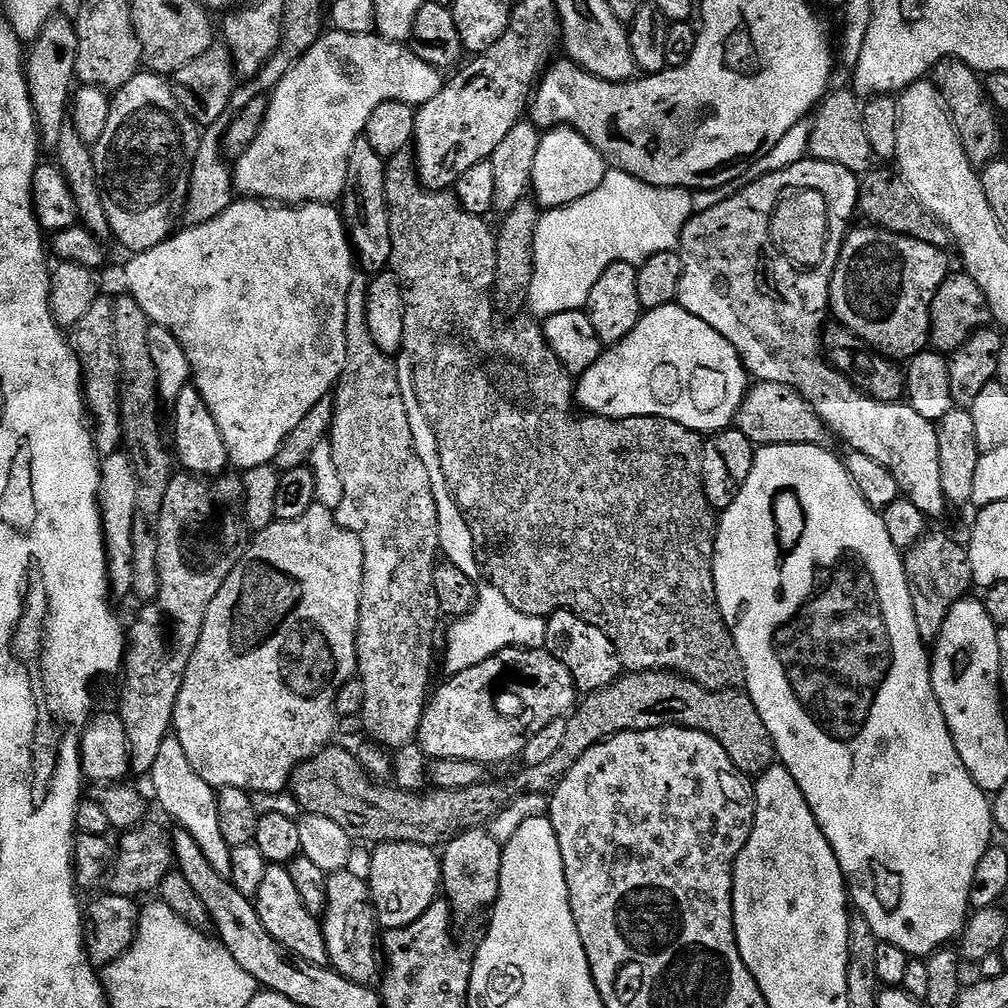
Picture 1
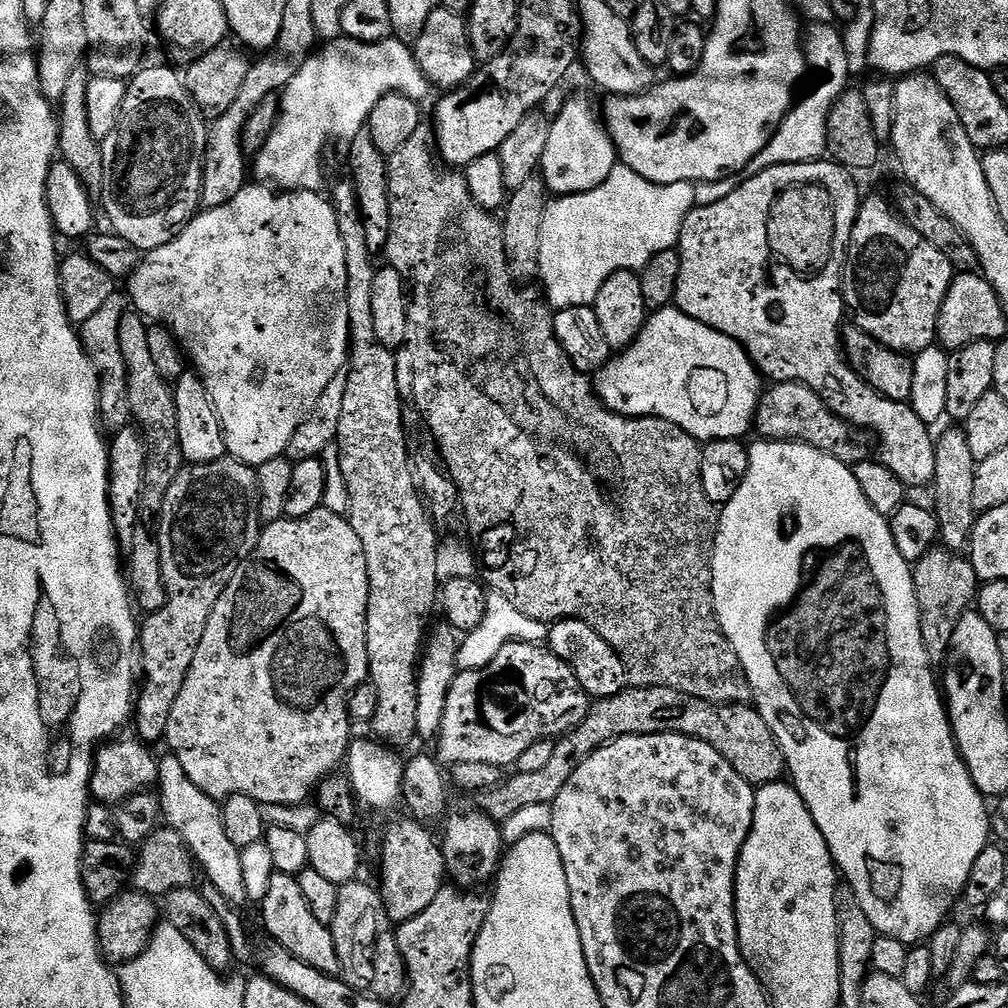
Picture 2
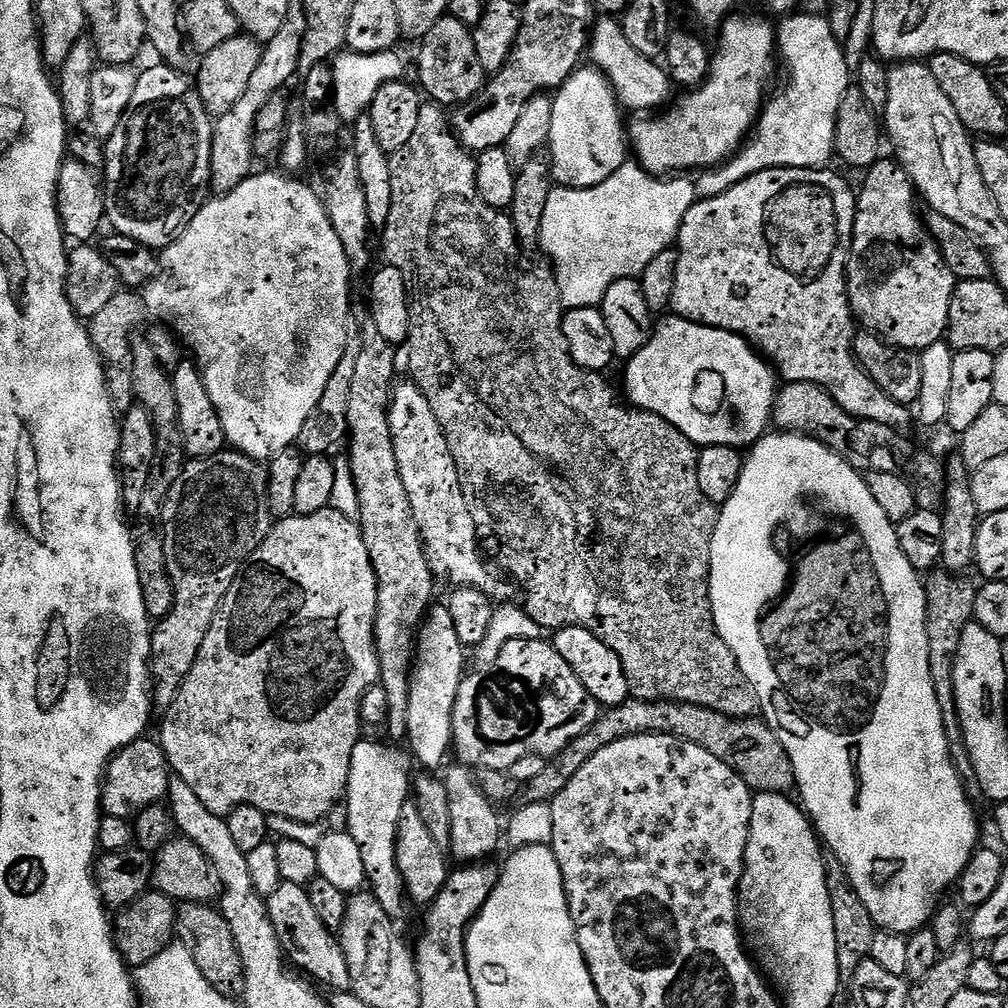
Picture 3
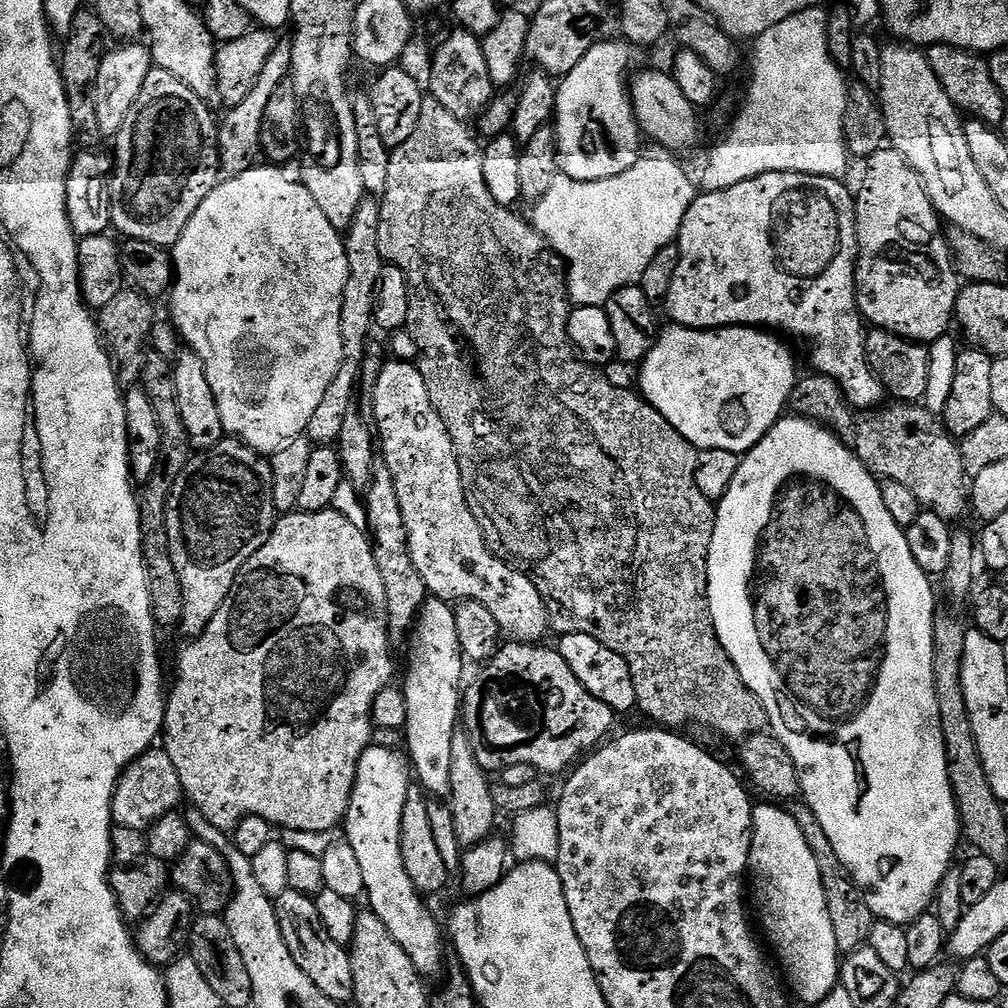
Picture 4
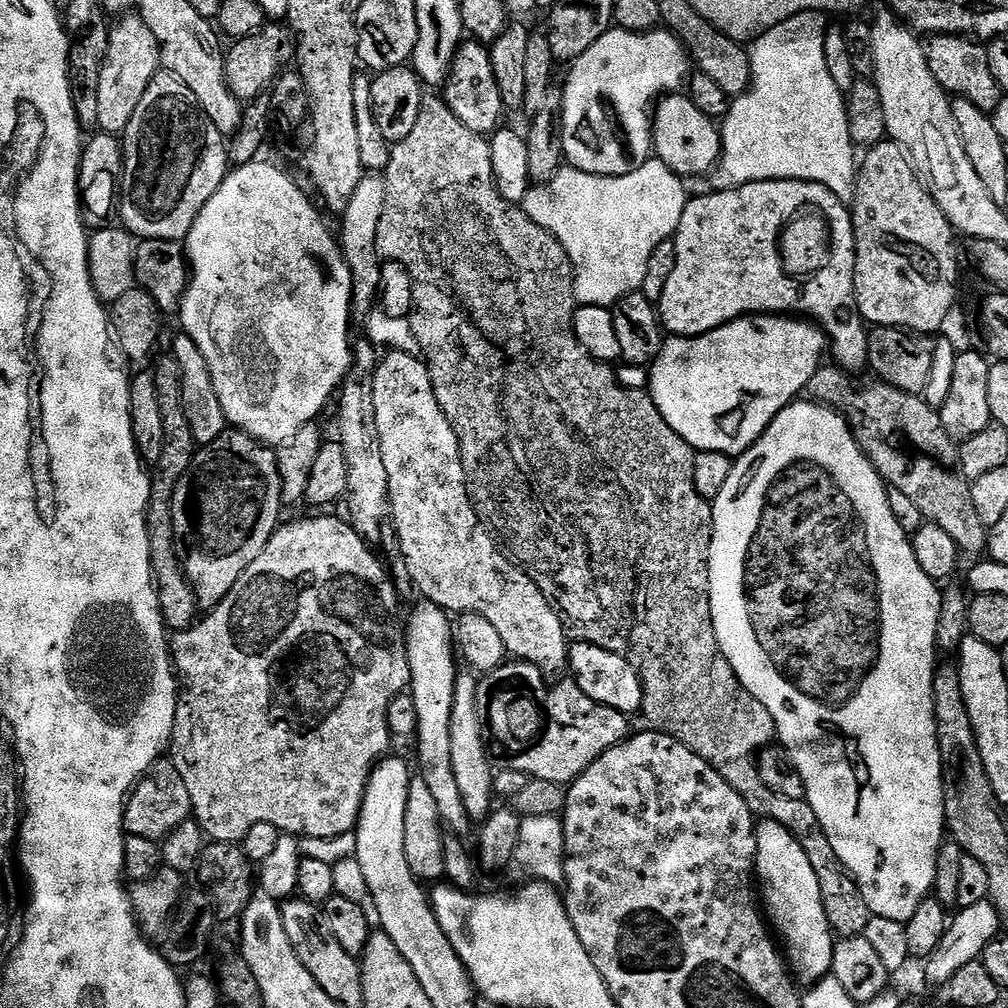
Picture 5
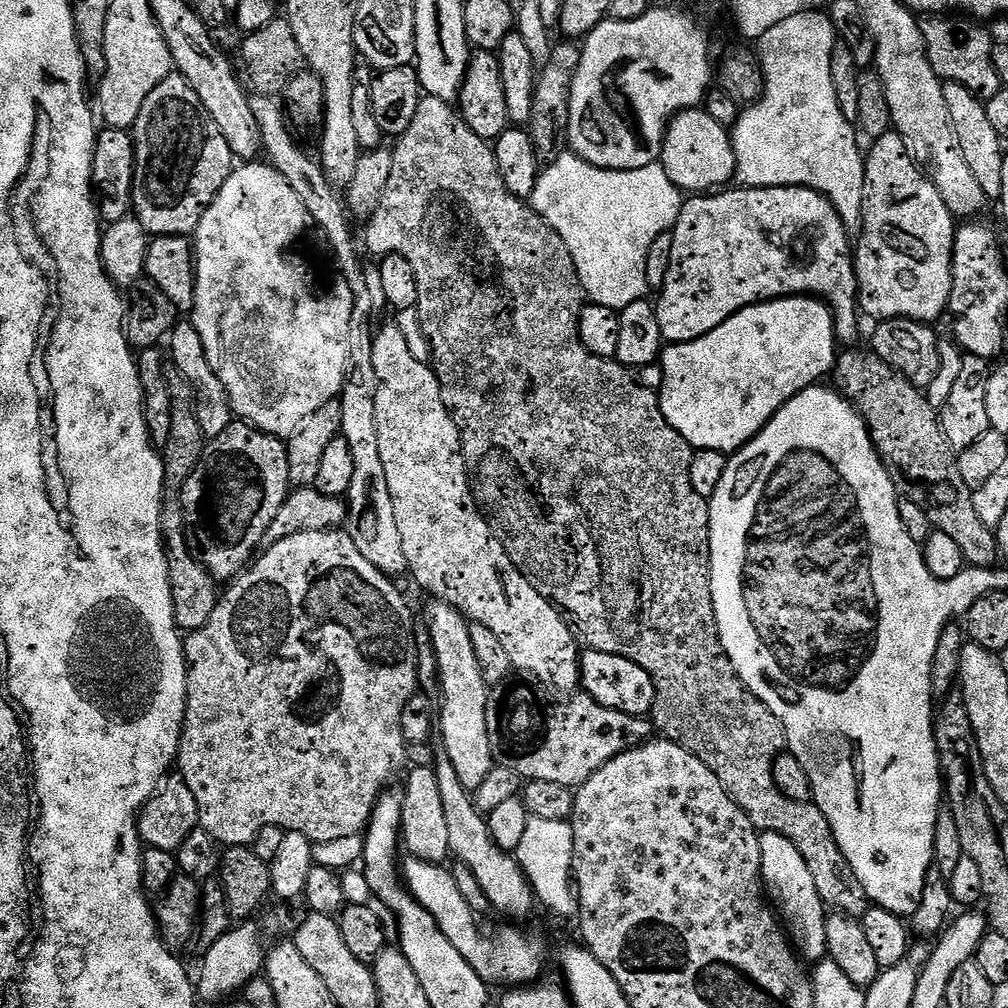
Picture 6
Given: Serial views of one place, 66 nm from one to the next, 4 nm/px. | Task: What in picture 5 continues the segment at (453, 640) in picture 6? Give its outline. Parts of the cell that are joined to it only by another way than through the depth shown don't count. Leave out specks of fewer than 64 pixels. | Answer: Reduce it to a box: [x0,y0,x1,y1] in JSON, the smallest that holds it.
[450,675,494,822]

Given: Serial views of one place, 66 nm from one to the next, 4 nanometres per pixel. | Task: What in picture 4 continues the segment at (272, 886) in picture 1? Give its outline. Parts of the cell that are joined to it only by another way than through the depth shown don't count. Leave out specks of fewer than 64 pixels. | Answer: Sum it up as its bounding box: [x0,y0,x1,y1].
[275,888,356,1006]

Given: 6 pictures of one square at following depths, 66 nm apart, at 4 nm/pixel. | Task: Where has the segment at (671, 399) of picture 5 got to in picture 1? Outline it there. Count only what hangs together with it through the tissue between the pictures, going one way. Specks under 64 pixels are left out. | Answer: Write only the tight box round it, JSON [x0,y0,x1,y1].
[575,302,750,434]

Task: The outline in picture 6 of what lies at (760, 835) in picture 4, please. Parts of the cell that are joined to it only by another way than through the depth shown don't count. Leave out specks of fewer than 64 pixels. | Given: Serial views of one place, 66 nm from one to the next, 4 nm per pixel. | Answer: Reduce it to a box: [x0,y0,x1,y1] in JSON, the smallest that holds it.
[760,832,828,962]

